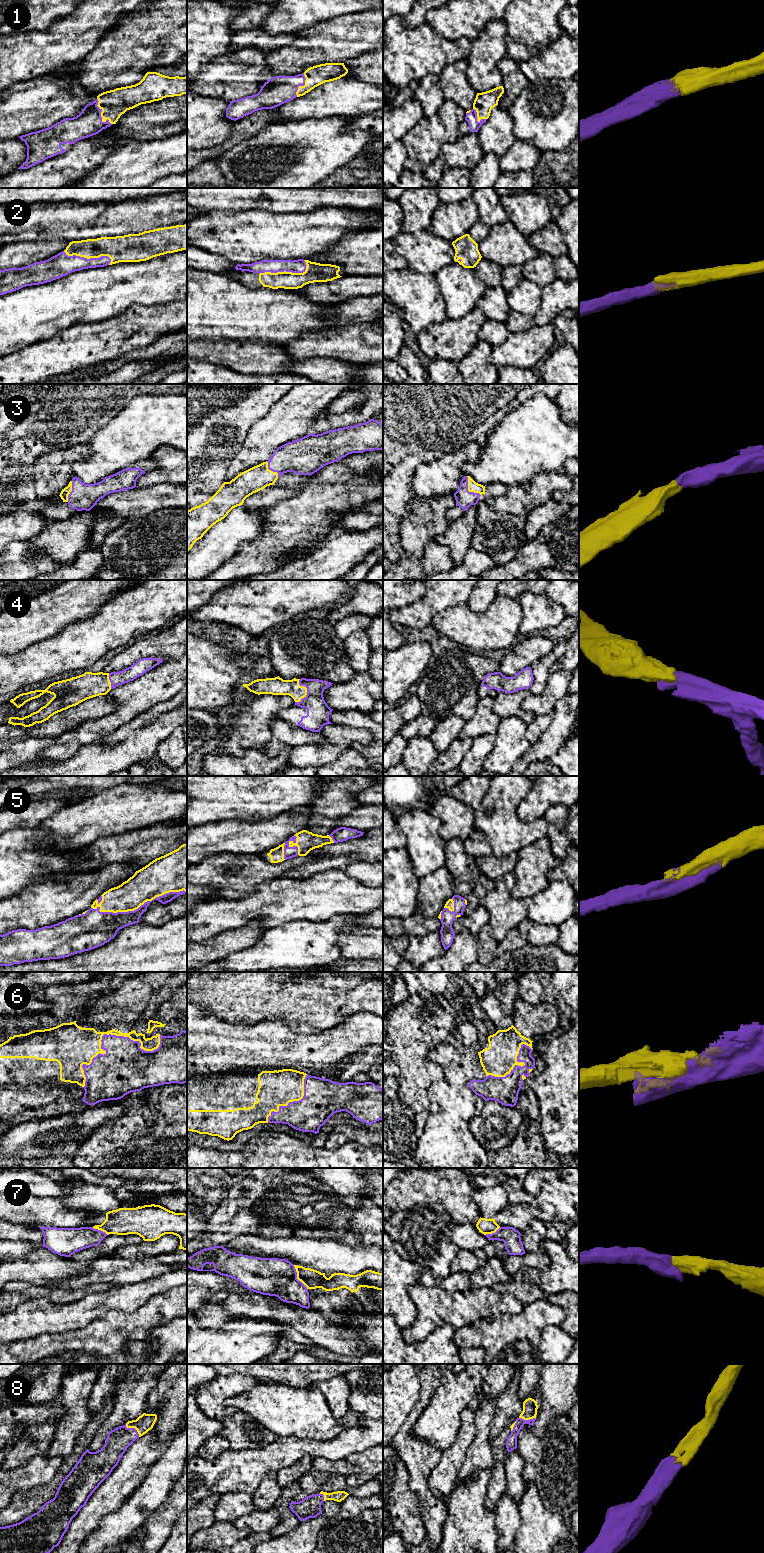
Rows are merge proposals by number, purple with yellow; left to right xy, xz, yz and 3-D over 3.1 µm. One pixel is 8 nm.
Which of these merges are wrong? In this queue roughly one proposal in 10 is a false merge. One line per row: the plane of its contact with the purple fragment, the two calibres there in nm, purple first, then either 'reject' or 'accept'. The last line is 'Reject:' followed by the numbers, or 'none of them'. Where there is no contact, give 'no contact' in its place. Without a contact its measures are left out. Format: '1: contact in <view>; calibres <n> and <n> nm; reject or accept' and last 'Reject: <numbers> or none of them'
1: contact in xy; calibres 200 and 220 nm; accept
2: contact in xz; calibres 110 and 160 nm; accept
3: contact in yz; calibres 140 and 80 nm; accept
4: contact in xz; calibres 180 and 140 nm; accept
5: contact in xy; calibres 170 and 260 nm; accept
6: contact in xy; calibres 320 and 300 nm; accept
7: contact in xz; calibres 300 and 160 nm; reject
8: contact in xy; calibres 190 and 140 nm; accept
Reject: 7

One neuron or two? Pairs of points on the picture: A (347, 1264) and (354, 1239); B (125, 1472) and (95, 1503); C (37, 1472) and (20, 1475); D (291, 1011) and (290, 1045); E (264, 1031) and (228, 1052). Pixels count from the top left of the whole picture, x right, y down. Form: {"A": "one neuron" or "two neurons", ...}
{"A": "two neurons", "B": "one neuron", "C": "one neuron", "D": "two neurons", "E": "one neuron"}

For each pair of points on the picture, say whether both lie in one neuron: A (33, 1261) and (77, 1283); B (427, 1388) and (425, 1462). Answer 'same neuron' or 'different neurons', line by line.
A: different neurons
B: same neuron

